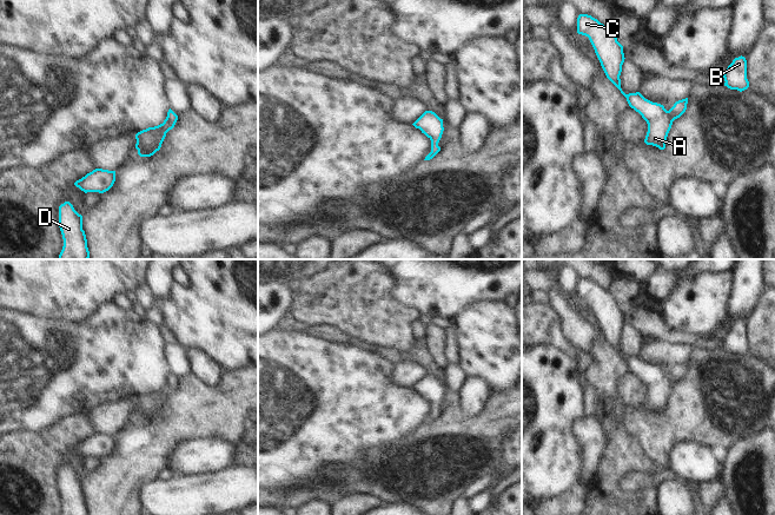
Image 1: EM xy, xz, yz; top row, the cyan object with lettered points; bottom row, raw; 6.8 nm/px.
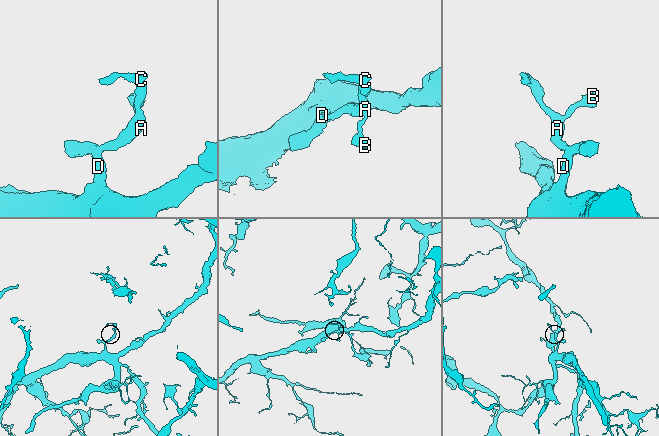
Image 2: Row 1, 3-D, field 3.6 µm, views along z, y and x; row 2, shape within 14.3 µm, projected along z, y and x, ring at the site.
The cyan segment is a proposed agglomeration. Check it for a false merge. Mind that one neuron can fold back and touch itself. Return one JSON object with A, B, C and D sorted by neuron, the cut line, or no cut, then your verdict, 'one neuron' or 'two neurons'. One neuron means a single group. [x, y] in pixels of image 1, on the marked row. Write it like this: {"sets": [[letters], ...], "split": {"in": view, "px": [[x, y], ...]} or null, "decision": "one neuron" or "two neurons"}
{"sets": [["A", "B", "C", "D"]], "split": null, "decision": "one neuron"}

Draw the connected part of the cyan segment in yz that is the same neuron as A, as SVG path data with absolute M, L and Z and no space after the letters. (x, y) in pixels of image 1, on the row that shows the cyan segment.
M588 14L577 18L577 33L589 38L607 78L627 98L631 108L648 124L644 139L647 145L665 148L665 140L673 121L687 110L688 98L678 100L667 111L663 105L645 99L640 92L625 94L621 88L621 72L624 62L623 46L617 41L609 26Z

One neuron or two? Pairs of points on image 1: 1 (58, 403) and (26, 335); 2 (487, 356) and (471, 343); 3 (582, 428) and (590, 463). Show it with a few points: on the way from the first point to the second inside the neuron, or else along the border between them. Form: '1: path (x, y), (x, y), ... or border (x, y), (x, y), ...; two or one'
1: path (67, 374), (79, 350), (71, 331), (55, 328); one
2: path (483, 352), (475, 344); one
3: path (590, 436), (590, 455); one

